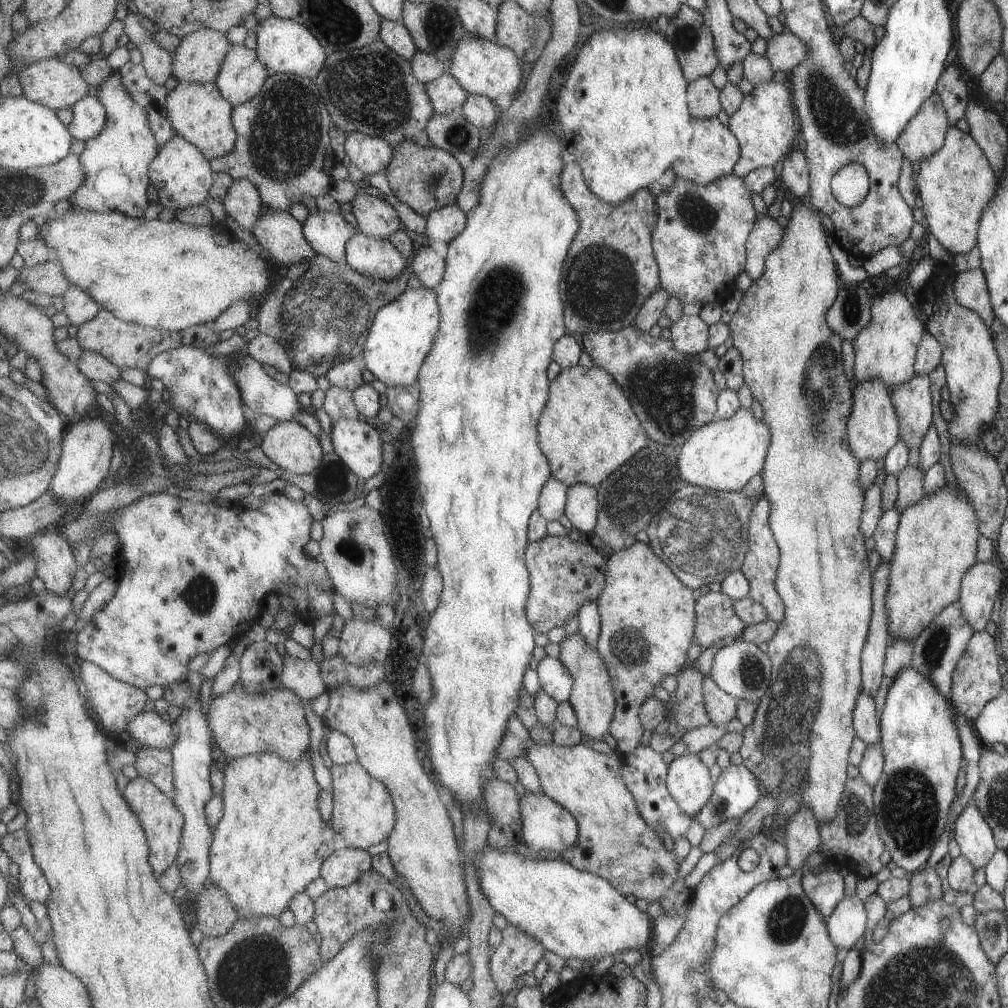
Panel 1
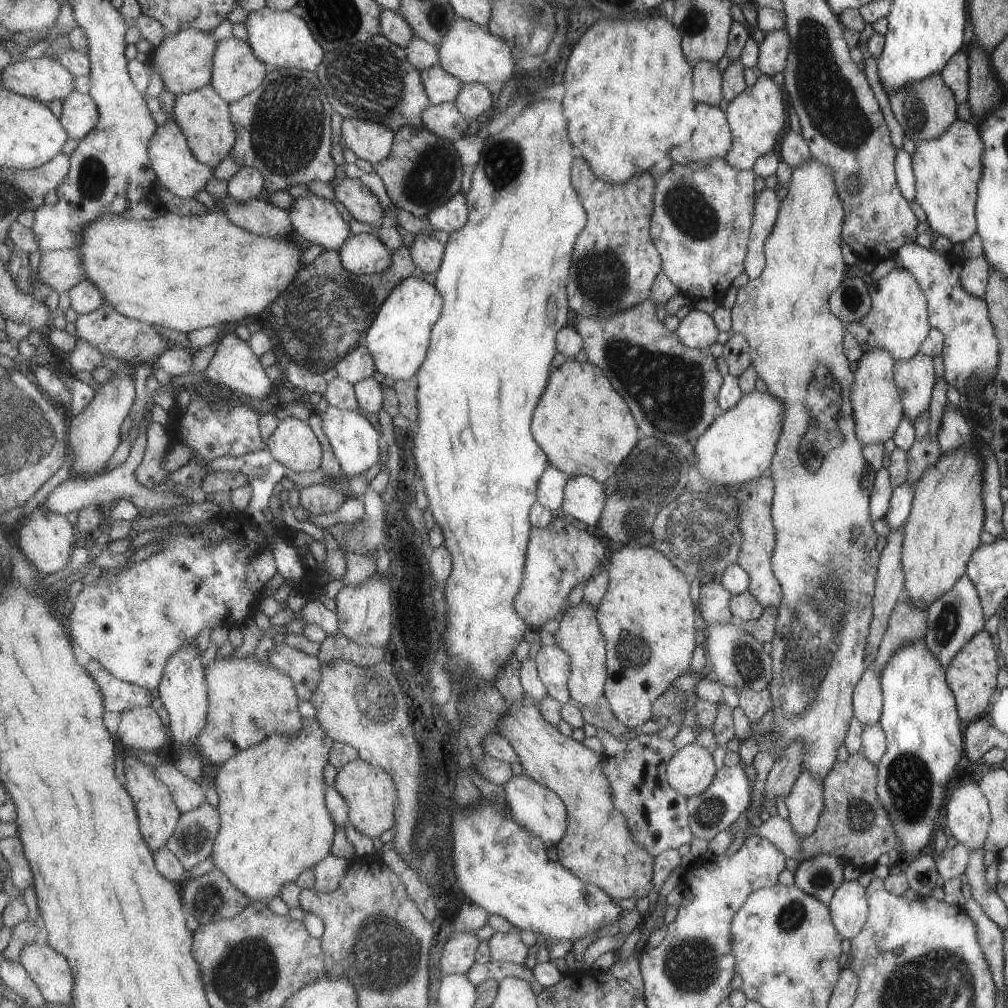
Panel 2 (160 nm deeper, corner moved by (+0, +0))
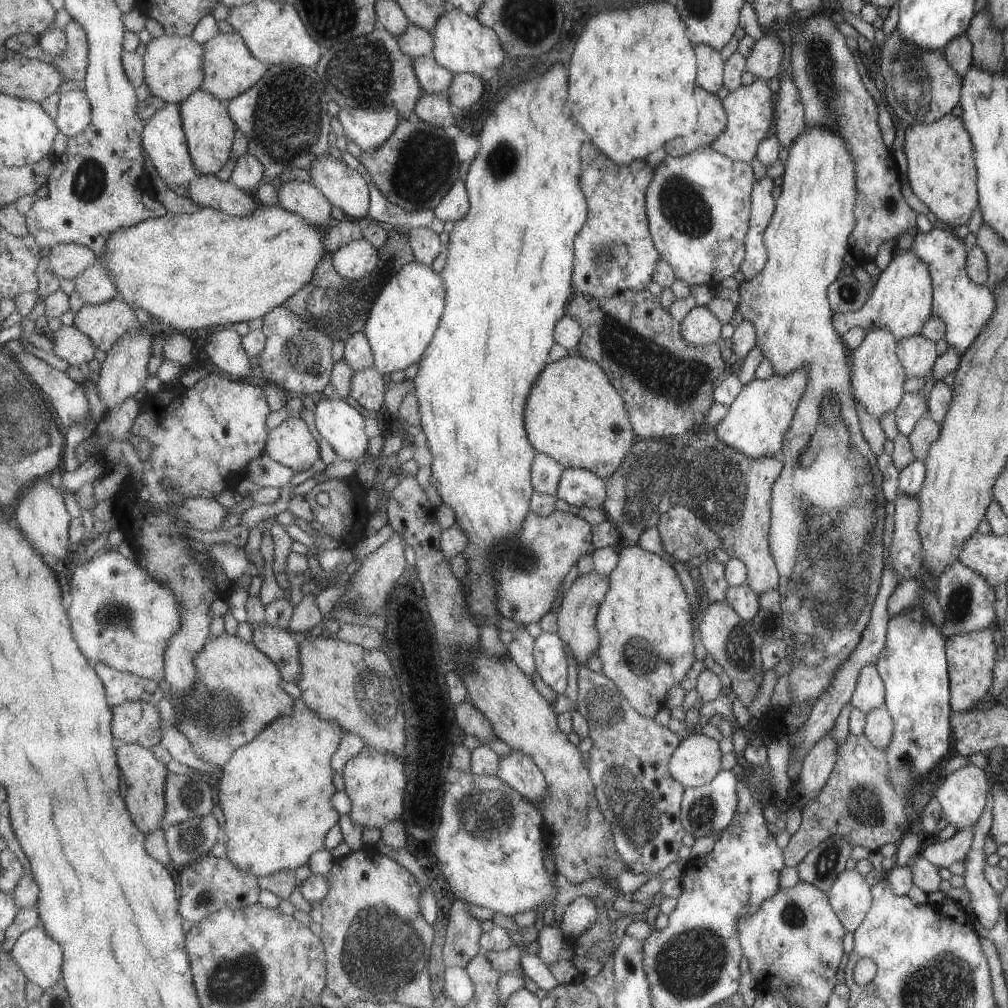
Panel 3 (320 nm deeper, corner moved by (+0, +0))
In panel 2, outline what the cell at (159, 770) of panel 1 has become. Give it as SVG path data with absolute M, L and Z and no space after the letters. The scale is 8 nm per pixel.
M163 762L156 767L156 775L171 789L174 801L182 813L207 803L206 791L200 783L183 774L176 765Z

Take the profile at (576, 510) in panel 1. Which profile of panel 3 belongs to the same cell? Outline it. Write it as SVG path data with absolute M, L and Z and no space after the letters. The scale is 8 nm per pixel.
M582 468L562 469L555 495L574 507L602 508L606 500L605 479Z

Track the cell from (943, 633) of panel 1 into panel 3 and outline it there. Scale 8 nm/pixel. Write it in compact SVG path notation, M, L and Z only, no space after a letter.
M958 560L951 563L938 576L936 582L936 597L939 608L943 611L943 624L939 627L945 639L957 635L958 632L980 631L997 623L995 617L995 590L974 569L961 564Z

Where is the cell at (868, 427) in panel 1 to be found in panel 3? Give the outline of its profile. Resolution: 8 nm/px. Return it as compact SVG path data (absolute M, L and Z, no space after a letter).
M877 327L867 331L860 343L851 350L851 384L855 402L861 403L878 420L890 414L898 406L903 392L903 382L907 378L905 369L897 355L897 338L890 329Z

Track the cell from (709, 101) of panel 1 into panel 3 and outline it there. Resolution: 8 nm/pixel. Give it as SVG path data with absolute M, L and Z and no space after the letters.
M706 44L695 45L695 56L699 56L699 88L715 95L722 86L722 55Z

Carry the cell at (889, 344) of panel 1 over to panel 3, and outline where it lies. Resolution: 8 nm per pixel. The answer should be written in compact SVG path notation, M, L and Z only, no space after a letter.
M910 249L895 250L883 271L878 274L865 304L859 310L850 313L833 313L832 324L841 336L851 327L861 327L863 331L872 331L877 327L890 329L897 339L919 334L922 324L929 319L933 311L933 281L927 265L919 260Z

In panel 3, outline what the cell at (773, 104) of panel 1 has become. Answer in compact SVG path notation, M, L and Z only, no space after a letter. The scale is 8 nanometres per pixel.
M755 79L751 84L739 85L734 91L729 91L722 100L722 107L726 112L726 128L709 144L715 152L726 156L732 161L749 163L755 148L765 138L771 118L773 118L773 94L767 88L767 80Z

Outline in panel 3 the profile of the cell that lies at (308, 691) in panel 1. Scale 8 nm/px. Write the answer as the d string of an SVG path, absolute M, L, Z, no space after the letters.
M266 620L253 627L253 642L271 657L282 674L282 680L297 682L302 671L300 638L288 629L278 629Z

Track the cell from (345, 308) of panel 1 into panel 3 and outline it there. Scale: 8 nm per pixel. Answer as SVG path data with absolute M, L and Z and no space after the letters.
M397 231L389 233L389 238L379 251L379 266L369 276L359 280L351 280L341 276L334 265L334 253L327 252L319 263L313 280L287 300L285 306L332 336L335 341L347 342L356 332L363 331L366 327L370 310L382 288L394 276L397 276L406 264L416 260L410 235Z

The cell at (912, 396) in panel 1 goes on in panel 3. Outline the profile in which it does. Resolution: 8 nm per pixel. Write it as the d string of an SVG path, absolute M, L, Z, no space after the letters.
M915 334L897 339L897 355L905 369L907 378L927 378L937 358L935 343L927 337Z

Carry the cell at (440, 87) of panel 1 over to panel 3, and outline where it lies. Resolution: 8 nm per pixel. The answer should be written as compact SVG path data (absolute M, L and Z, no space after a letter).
M433 54L416 58L414 67L425 93L447 92L451 83L454 82L454 72L439 64Z

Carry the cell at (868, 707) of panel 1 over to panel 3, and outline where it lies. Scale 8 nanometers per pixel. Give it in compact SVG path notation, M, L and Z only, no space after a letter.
M874 664L861 667L850 704L865 714L884 704L884 684Z

